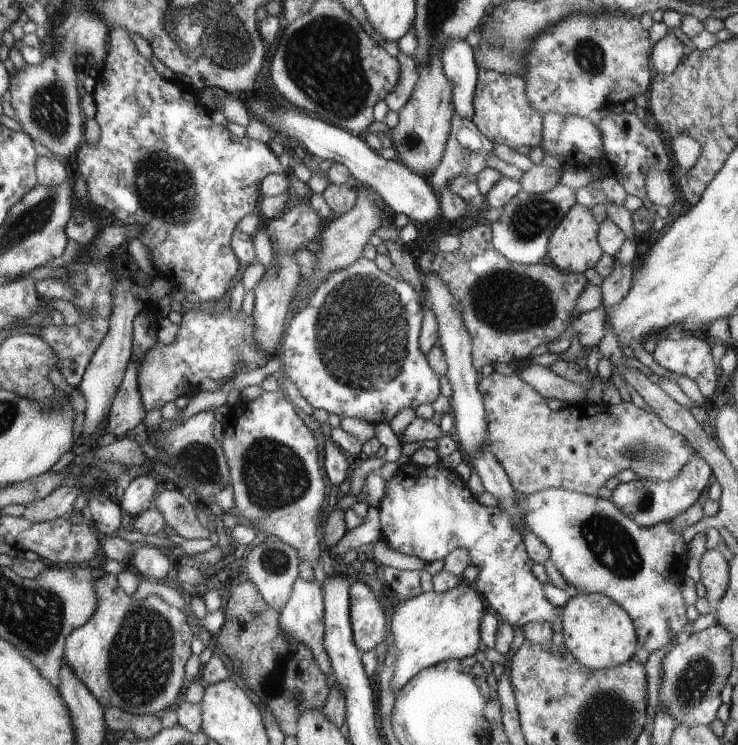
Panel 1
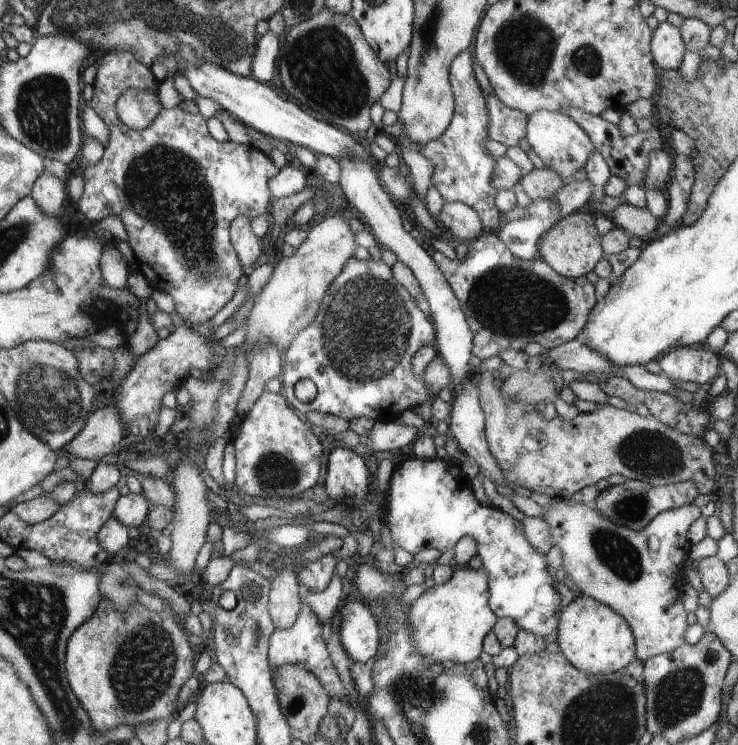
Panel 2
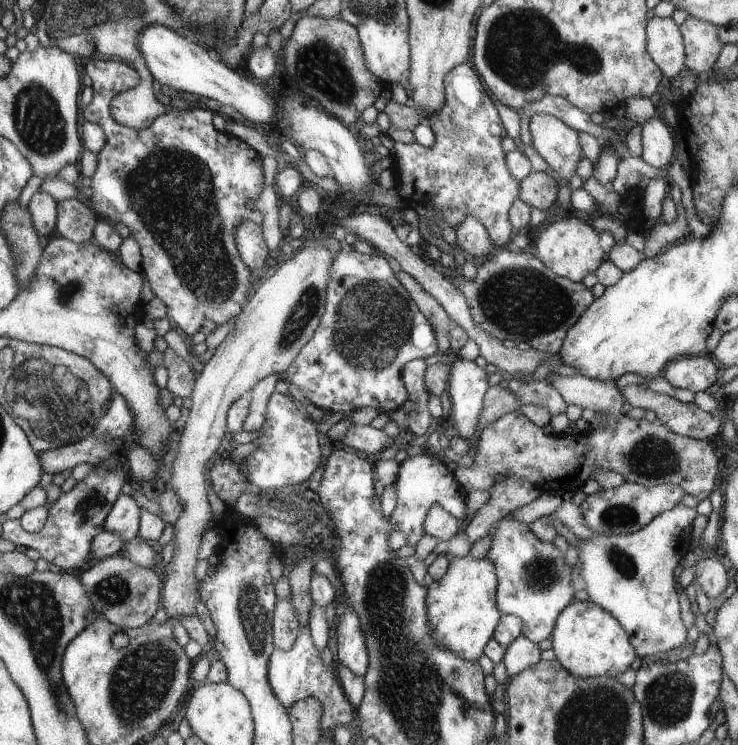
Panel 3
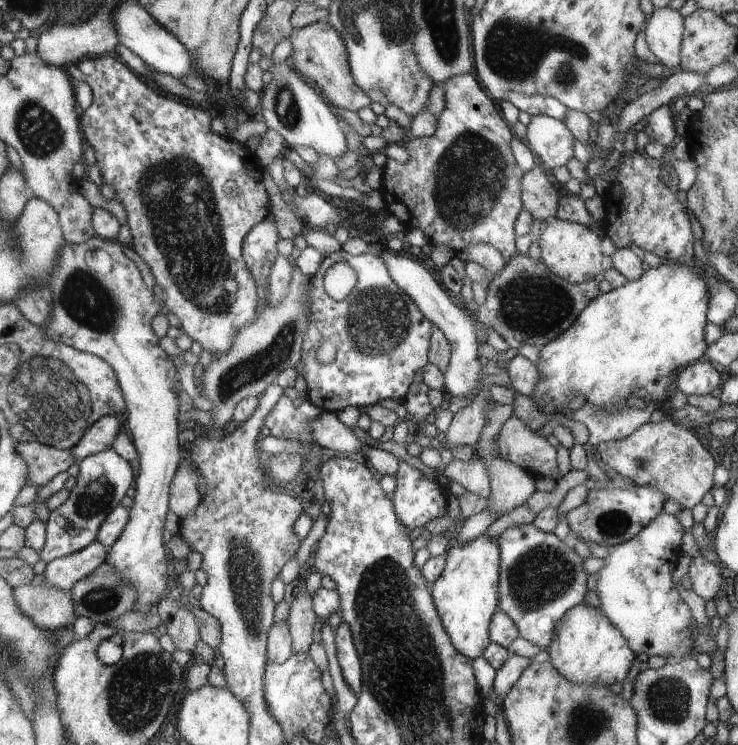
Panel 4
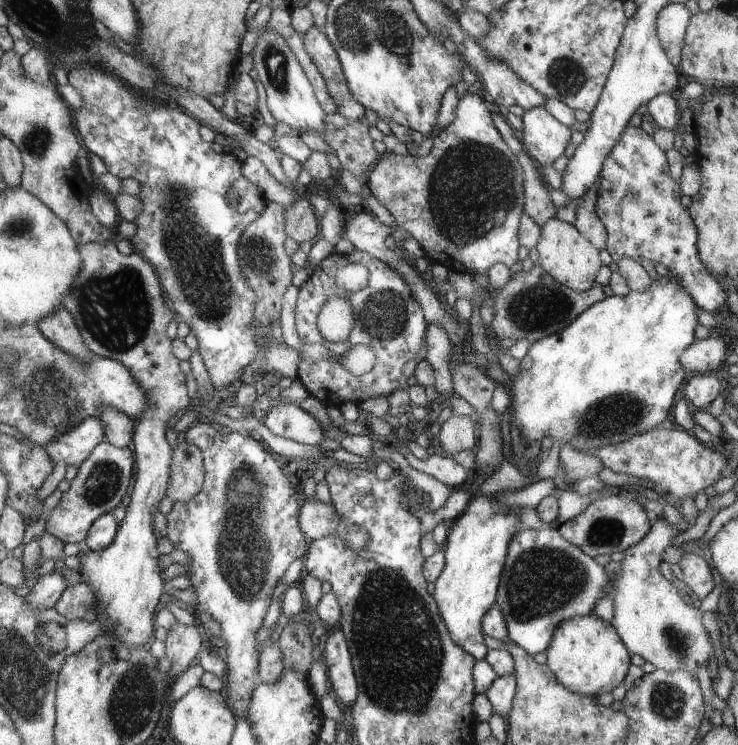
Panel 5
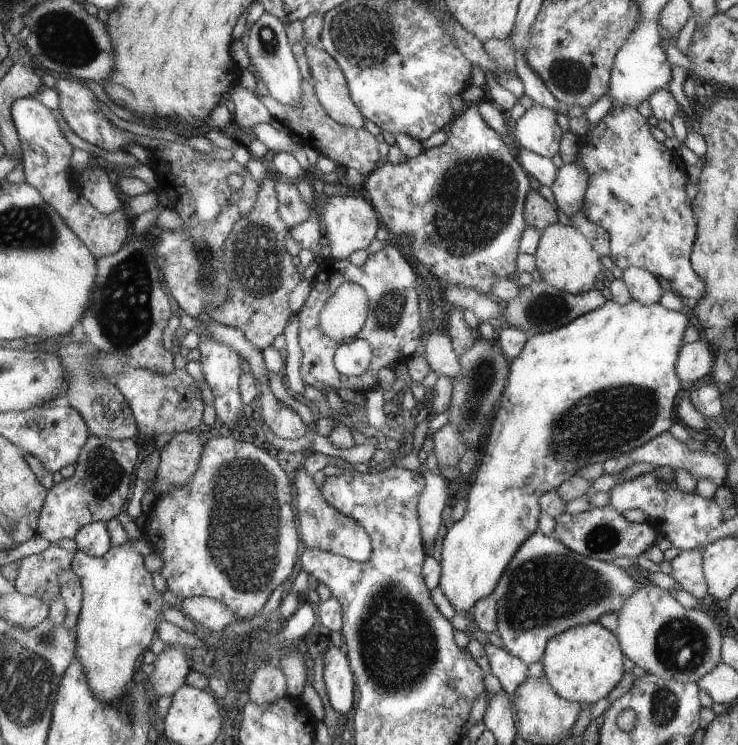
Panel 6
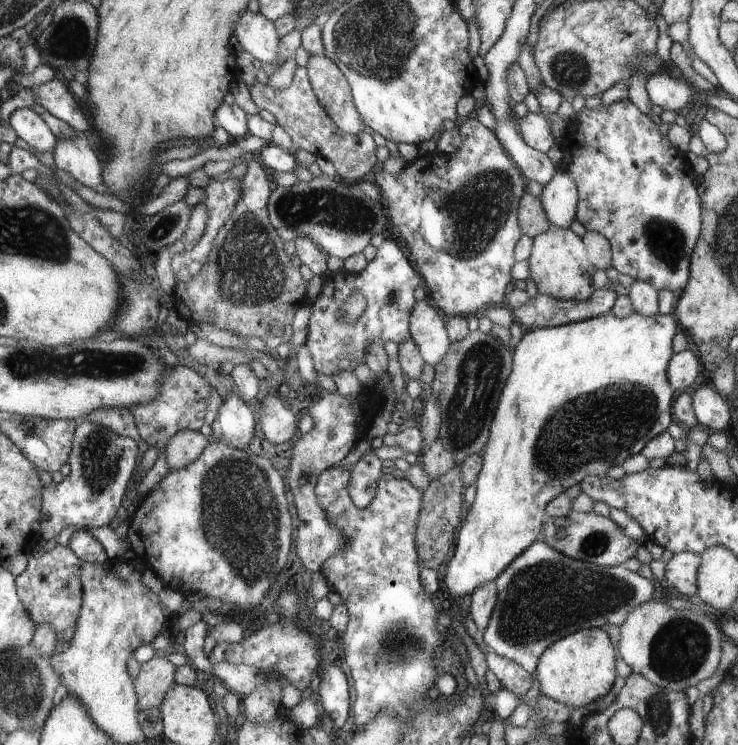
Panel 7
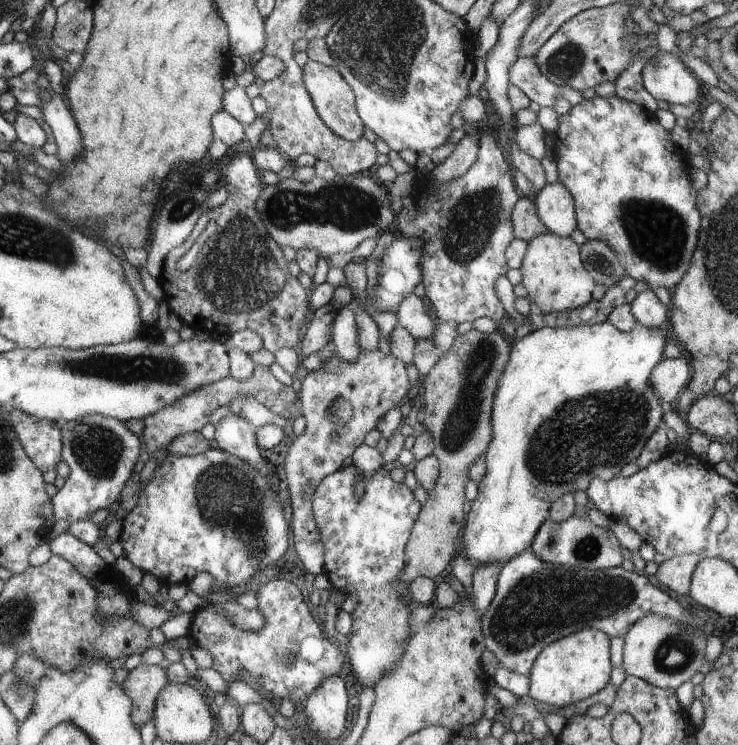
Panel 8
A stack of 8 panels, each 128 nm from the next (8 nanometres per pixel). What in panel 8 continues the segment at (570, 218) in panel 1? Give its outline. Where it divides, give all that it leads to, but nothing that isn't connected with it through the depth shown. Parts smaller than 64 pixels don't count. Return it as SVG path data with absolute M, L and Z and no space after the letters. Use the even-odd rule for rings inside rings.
M547 231L527 243L527 251L519 268L523 276L521 283L528 291L526 298L536 304L543 314L573 311L592 300L594 281L582 264L580 247L571 237L561 237Z

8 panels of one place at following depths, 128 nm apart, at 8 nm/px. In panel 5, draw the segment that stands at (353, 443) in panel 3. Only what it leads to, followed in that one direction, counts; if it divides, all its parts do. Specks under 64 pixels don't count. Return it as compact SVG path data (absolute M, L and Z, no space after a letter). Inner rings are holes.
M277 403L268 412L261 415L261 420L272 434L303 445L318 445L324 438L320 424L298 404Z

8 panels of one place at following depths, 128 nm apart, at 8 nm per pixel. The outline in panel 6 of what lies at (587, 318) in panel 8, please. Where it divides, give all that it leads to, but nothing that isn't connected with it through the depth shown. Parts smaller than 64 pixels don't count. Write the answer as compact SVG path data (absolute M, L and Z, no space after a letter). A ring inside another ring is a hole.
M546 281L533 282L527 287L519 287L517 297L504 304L503 321L505 326L514 327L524 331L527 336L536 333L545 333L566 326L569 322L582 317L587 312L599 309L606 304L606 298L602 292L589 290L584 294L570 294L558 290Z

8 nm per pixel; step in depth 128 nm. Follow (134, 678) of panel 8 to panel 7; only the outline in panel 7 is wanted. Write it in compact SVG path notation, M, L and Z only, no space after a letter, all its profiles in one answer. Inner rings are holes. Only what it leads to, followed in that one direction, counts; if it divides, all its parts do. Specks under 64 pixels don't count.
M154 656L142 663L135 679L135 687L139 695L139 709L159 708L170 688L176 684L176 673L178 673L178 668L165 657Z

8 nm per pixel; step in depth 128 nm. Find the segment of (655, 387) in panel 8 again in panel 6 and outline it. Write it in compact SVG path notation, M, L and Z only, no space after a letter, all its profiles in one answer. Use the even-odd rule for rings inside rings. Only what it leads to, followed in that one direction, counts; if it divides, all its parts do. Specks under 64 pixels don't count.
M700 338L696 342L683 344L675 370L684 382L695 383L702 376L712 374L714 361L714 350Z

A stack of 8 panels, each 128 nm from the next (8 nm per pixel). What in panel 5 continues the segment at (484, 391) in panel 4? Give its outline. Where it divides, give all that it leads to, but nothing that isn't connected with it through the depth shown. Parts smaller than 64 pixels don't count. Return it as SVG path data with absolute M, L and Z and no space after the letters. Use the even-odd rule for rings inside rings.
M458 416L450 417L444 423L441 424L439 438L440 445L437 446L440 453L443 453L445 456L452 457L456 456L459 452L475 448L478 441L478 427L477 424L474 424L469 417Z

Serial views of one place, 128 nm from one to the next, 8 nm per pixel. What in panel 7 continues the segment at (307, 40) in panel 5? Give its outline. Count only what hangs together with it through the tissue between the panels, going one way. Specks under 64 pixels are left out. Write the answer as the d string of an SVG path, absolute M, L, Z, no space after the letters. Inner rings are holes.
M311 56L305 68L316 98L330 120L346 134L361 134L365 123L358 108L354 108L351 86L338 64L325 56Z

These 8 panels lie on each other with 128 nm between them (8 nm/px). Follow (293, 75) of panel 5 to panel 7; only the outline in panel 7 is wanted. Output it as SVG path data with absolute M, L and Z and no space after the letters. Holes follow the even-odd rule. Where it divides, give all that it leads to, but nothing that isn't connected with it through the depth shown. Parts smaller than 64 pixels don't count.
M246 10L236 22L236 36L242 45L242 50L248 52L254 59L266 64L274 64L278 70L284 62L280 61L280 38L274 21L268 20L264 14L252 13Z

